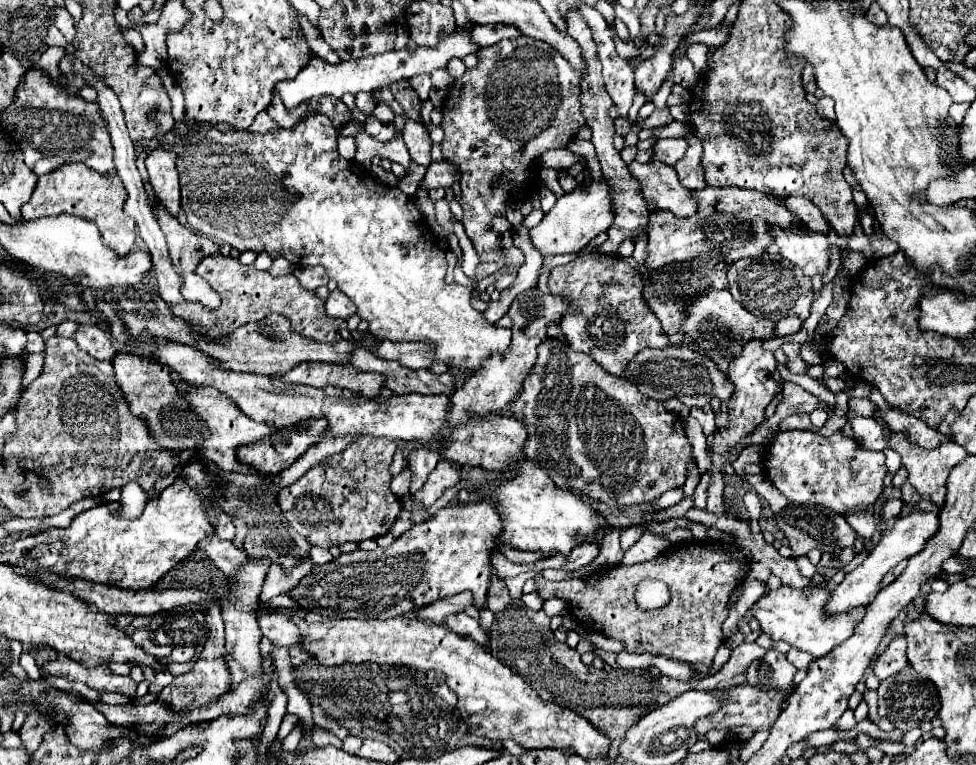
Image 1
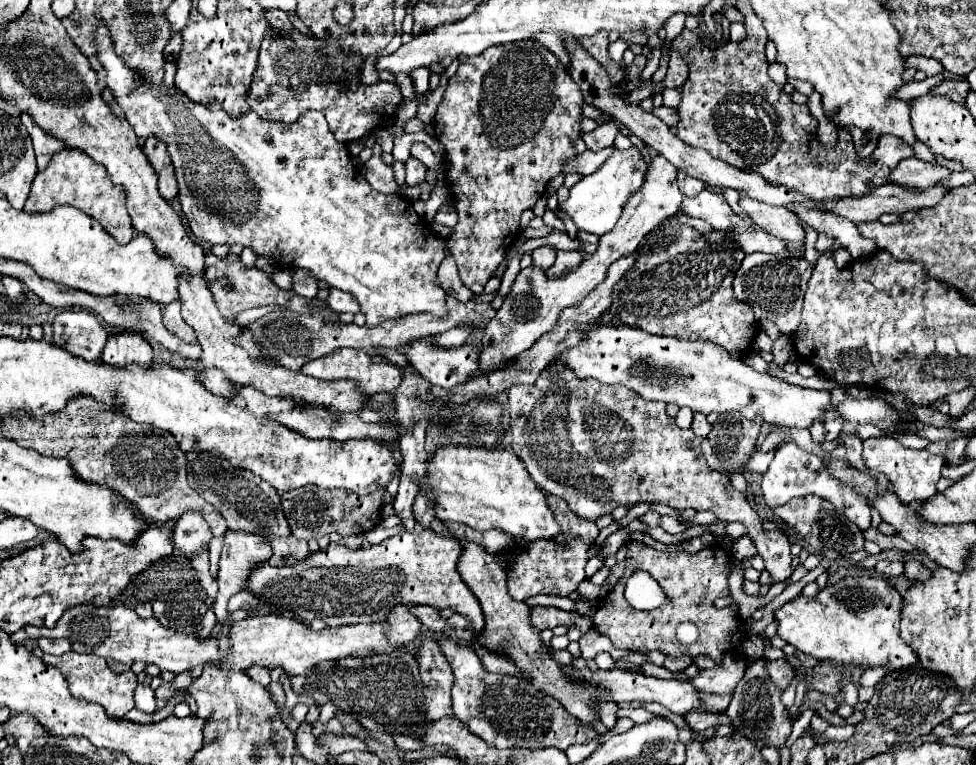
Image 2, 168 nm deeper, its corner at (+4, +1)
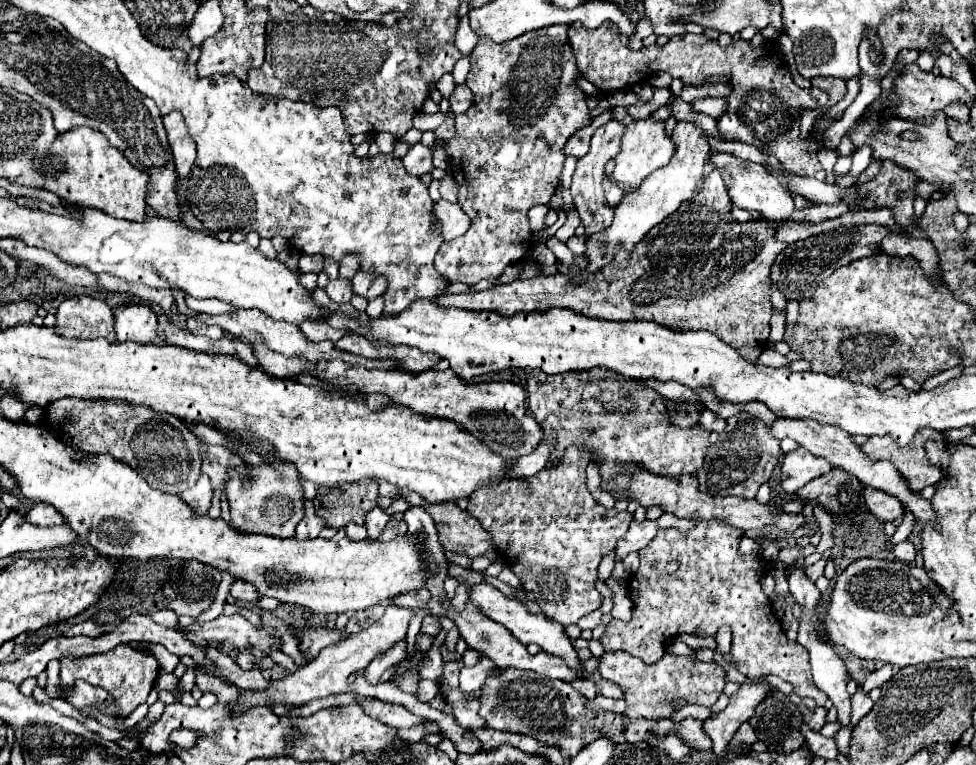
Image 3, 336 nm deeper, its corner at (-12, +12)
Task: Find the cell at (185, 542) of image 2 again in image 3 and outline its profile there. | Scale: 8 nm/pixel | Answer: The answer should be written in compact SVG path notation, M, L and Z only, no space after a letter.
M202 474L198 478L198 482L184 490L180 494L180 498L196 512L196 514L206 514L210 508L210 500L212 500L212 486L210 486L210 478L206 474Z

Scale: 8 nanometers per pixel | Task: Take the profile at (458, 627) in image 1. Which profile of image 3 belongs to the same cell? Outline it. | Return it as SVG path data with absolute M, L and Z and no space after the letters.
M424 588L424 590L412 590L408 594L402 594L398 598L394 598L392 602L396 606L404 606L404 608L412 608L412 610L418 610L418 608L426 608L430 600L430 592Z

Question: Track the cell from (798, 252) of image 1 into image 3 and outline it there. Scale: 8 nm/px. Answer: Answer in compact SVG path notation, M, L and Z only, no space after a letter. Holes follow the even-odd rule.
M724 152L712 154L710 156L710 162L712 162L712 166L722 168L722 170L726 170L732 176L732 184L728 184L728 196L734 202L734 206L746 208L746 210L758 210L762 214L762 218L768 218L768 220L784 220L784 218L790 218L792 212L796 210L792 198L778 184L778 180L768 174L768 170L762 164L746 162L746 160L736 158L734 154L724 154ZM744 164L748 166L748 170L744 170Z

